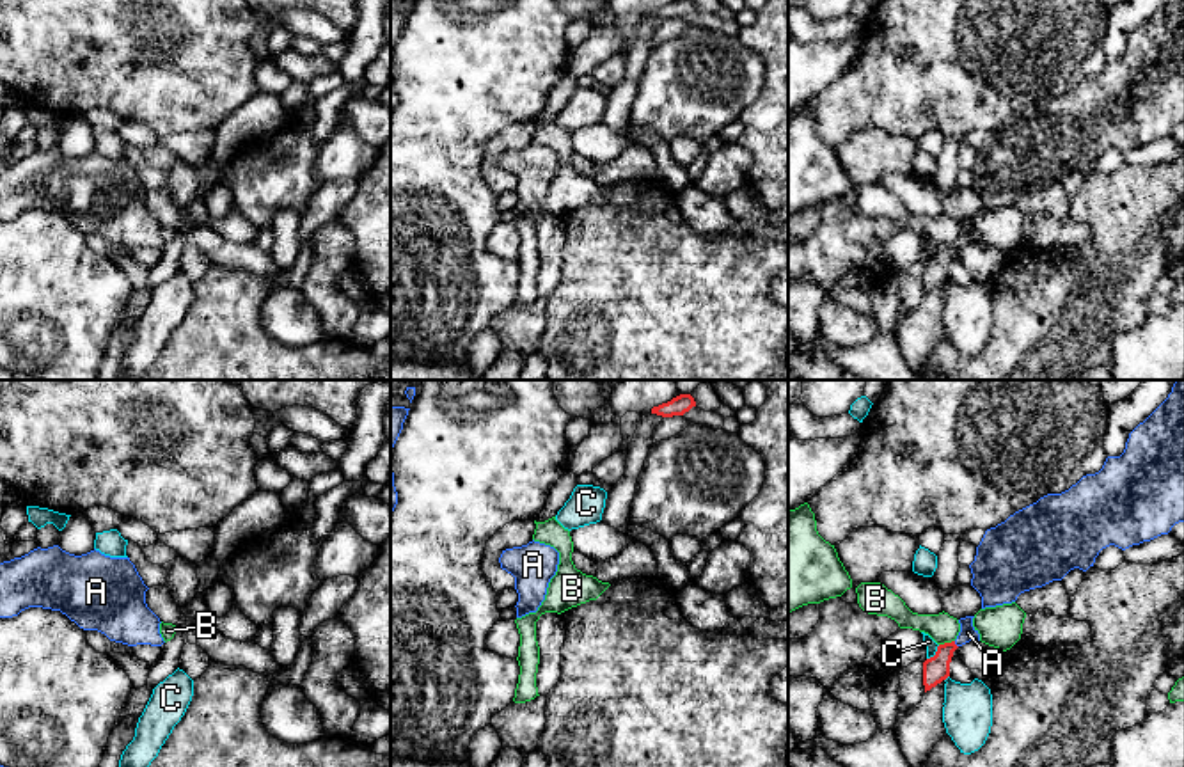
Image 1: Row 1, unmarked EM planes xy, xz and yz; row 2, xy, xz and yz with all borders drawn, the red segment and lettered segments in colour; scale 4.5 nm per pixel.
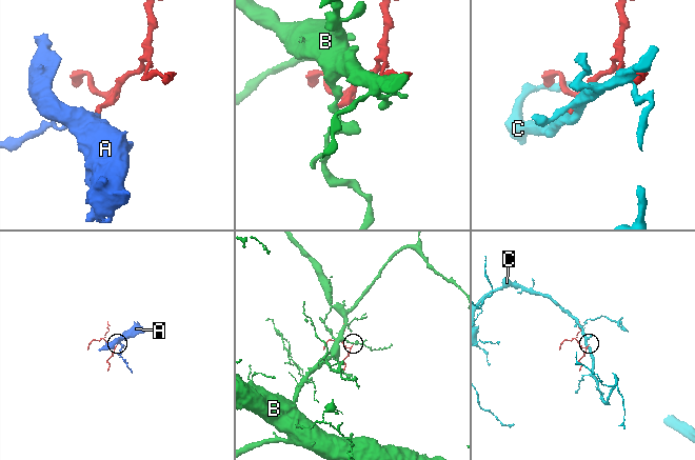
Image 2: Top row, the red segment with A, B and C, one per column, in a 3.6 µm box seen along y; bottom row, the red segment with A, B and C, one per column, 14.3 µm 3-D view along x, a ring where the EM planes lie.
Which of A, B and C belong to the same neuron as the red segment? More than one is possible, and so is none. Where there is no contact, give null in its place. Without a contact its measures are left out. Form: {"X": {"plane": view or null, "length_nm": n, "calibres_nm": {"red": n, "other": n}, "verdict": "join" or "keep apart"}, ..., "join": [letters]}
{"A": {"plane": "yz", "length_nm": 40, "calibres_nm": {"red": 120, "other": 70}, "verdict": "join"}, "B": {"plane": "yz", "length_nm": 80, "calibres_nm": {"red": 120, "other": 130}, "verdict": "keep apart"}, "C": {"plane": "yz", "length_nm": 90, "calibres_nm": {"red": 120, "other": 50}, "verdict": "keep apart"}, "join": ["A"]}

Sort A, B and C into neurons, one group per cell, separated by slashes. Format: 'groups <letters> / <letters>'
groups A / B / C

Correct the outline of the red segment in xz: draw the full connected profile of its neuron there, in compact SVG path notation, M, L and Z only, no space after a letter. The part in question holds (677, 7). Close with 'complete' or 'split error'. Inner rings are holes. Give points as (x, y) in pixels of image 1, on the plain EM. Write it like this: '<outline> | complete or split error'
M673 0L667 5L653 9L651 16L662 18L662 20L683 18L692 9L696 9L694 0Z | complete

